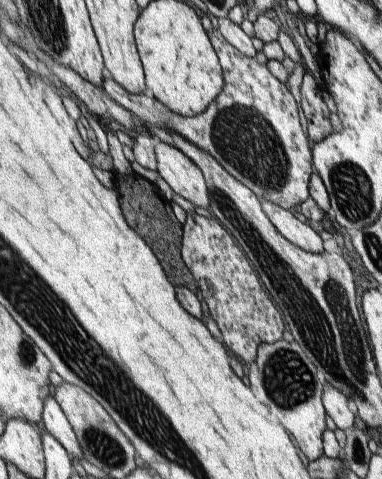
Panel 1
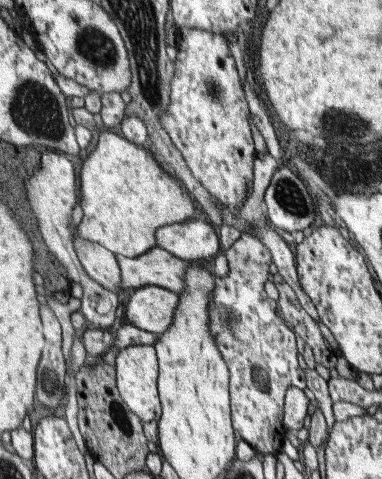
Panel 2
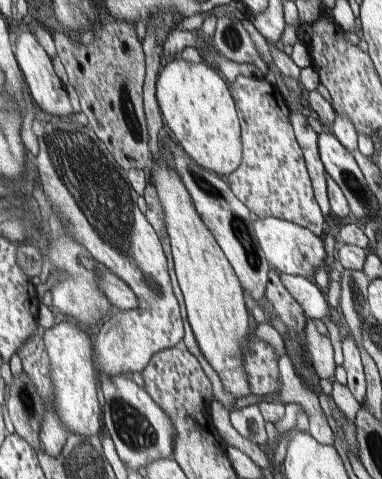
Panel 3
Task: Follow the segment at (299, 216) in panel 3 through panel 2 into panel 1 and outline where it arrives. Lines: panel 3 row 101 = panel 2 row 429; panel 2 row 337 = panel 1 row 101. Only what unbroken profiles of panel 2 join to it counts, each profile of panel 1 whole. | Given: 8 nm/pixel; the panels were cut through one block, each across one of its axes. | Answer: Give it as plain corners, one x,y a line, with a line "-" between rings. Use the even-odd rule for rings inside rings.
213,28
209,32
209,40
213,40
213,48
217,48
217,56
221,56
223,88
199,116
179,116
149,92
131,94
109,76
101,88
137,122
149,122
163,130
181,134
185,140
209,152
225,172
249,186
259,200
269,200
291,210
295,204
309,198
309,178
313,176
311,142
299,126
297,104
287,92
287,84
279,82
267,66
259,66
253,58
243,56

